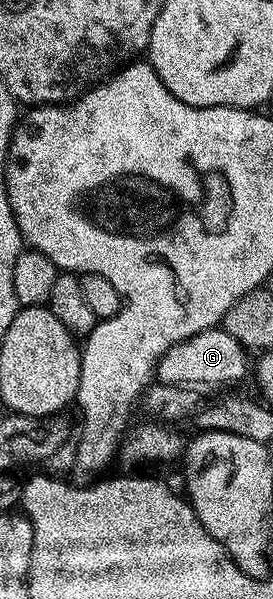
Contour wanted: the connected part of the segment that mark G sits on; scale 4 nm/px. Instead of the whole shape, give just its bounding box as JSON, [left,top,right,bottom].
[156,327,251,387]

